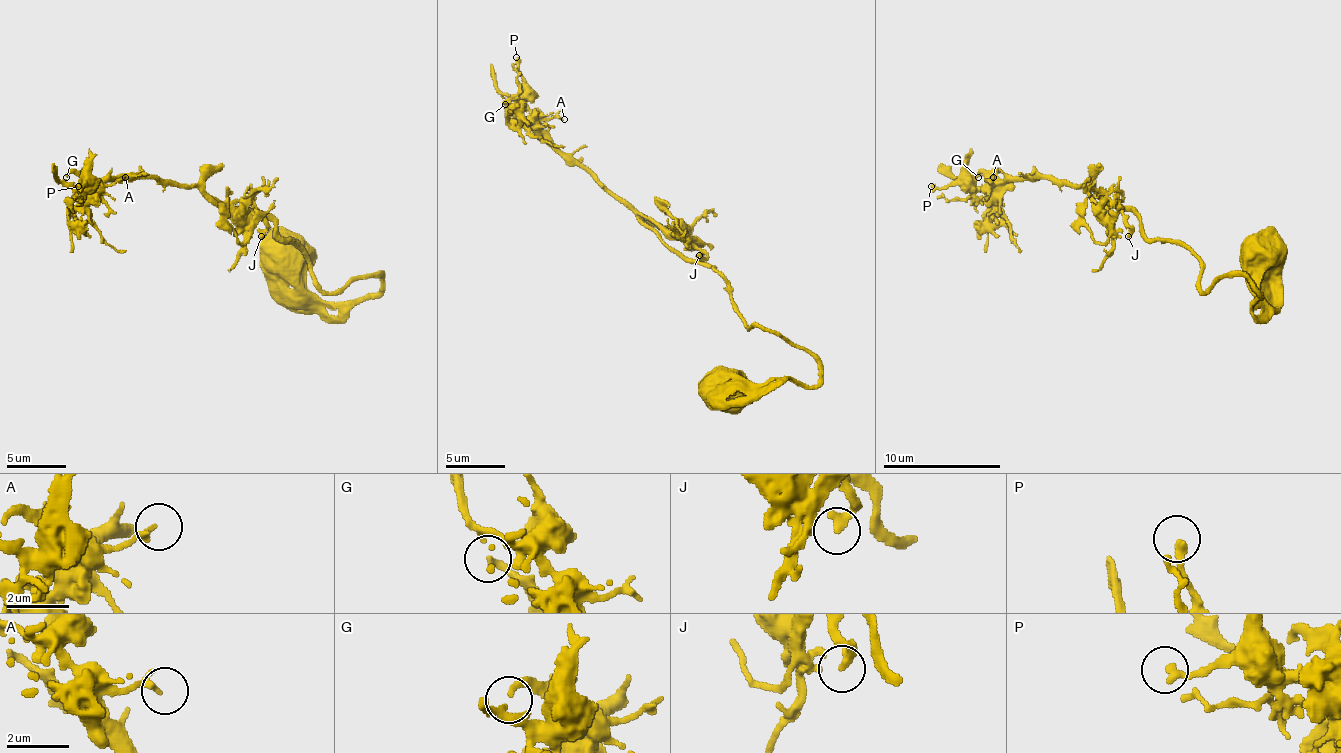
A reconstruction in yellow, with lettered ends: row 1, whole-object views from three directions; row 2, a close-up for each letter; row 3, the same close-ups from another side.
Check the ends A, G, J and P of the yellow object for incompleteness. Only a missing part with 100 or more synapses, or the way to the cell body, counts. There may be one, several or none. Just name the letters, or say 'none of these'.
none of these

